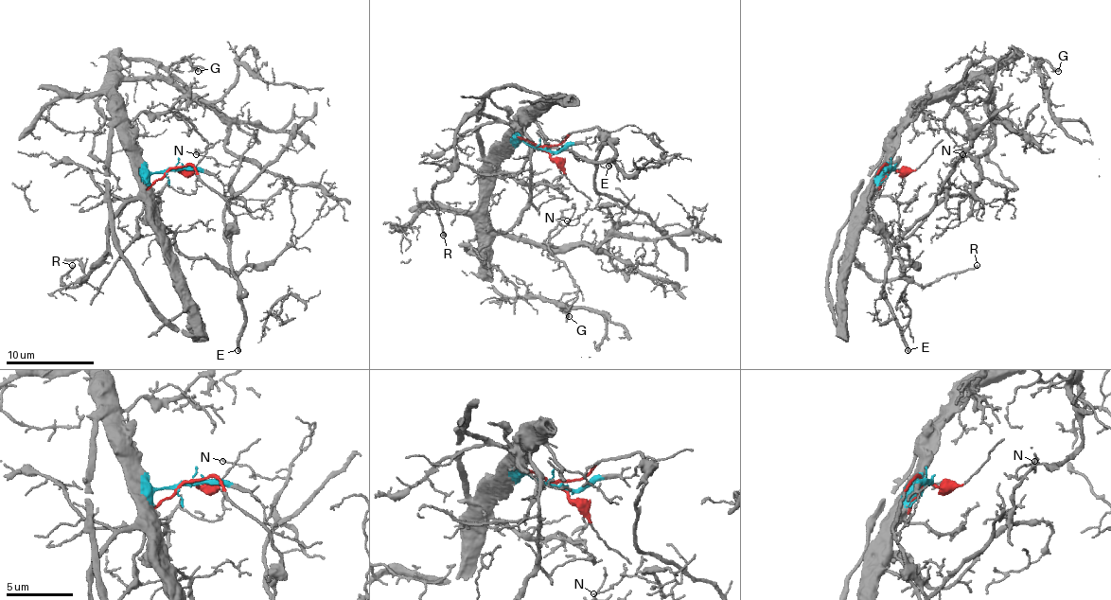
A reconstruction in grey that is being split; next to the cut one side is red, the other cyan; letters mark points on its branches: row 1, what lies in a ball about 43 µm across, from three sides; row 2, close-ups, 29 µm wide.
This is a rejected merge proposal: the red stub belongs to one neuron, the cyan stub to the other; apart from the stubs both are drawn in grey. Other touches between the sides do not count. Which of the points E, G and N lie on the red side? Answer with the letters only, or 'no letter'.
E

